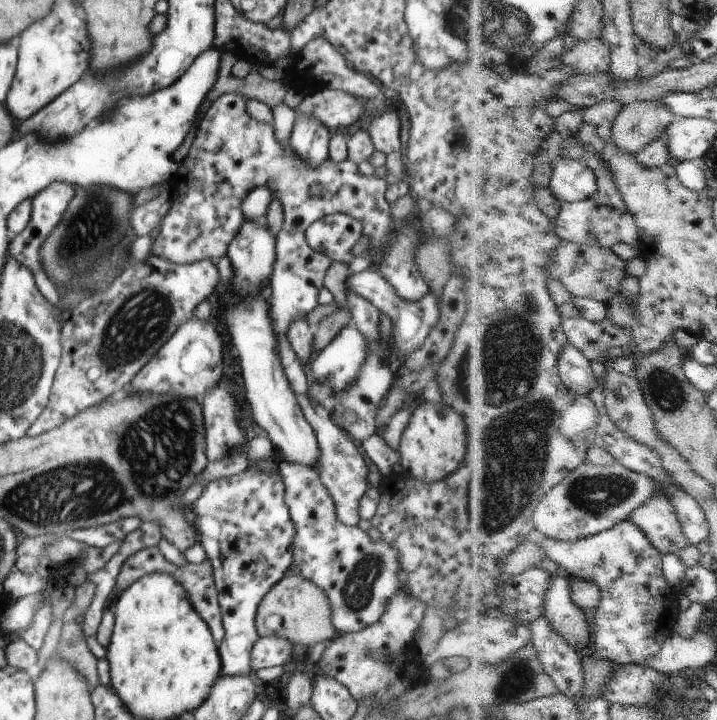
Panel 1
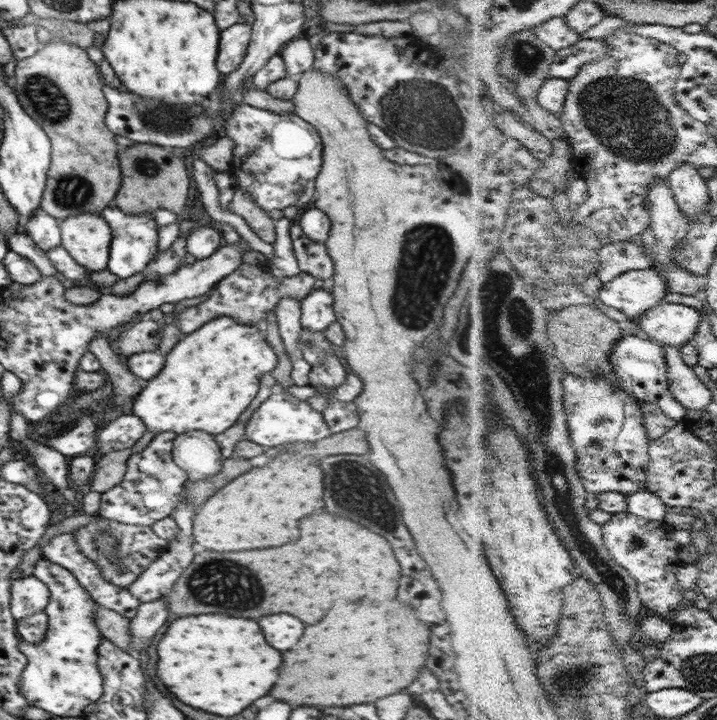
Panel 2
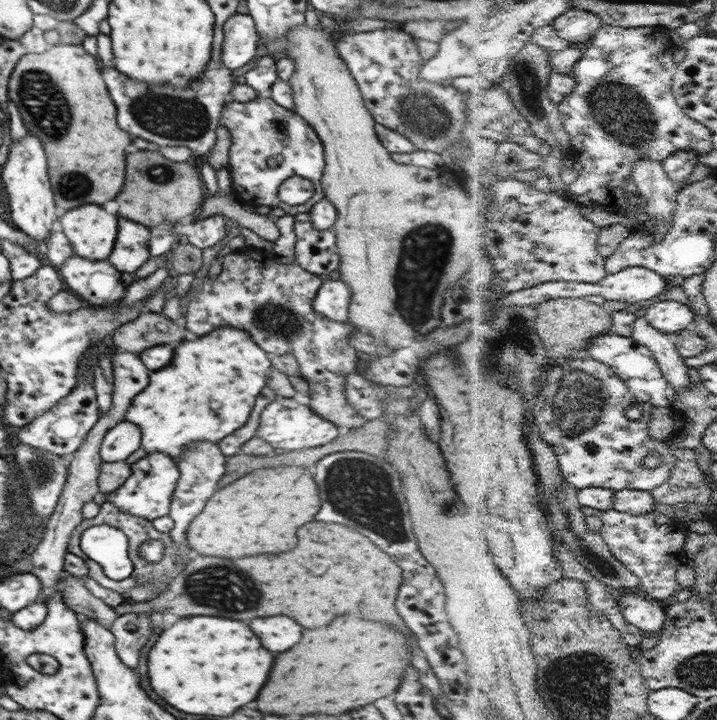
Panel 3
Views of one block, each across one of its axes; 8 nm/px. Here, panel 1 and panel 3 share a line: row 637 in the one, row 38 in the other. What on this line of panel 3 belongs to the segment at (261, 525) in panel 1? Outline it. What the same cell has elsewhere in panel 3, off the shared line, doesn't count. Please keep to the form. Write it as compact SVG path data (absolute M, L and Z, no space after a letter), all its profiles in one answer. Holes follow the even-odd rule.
M236 12L230 16L224 23L223 35L220 56L226 68L231 71L242 68L257 56L259 36L249 14Z

